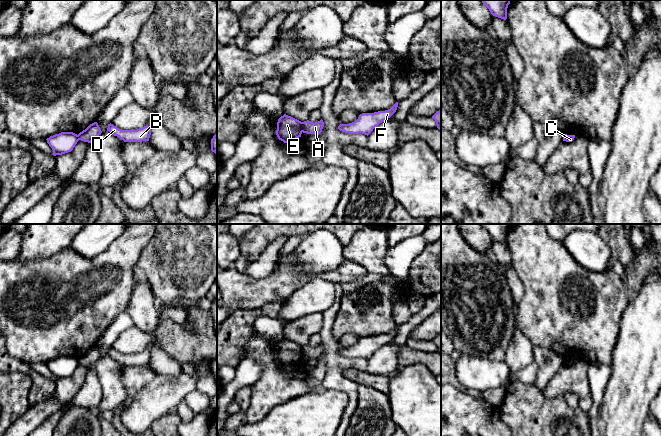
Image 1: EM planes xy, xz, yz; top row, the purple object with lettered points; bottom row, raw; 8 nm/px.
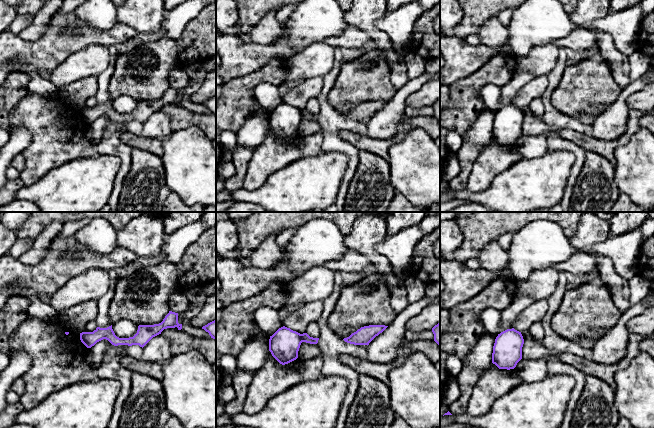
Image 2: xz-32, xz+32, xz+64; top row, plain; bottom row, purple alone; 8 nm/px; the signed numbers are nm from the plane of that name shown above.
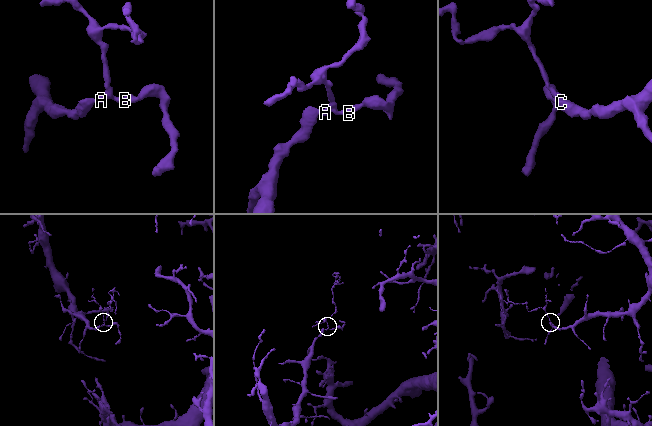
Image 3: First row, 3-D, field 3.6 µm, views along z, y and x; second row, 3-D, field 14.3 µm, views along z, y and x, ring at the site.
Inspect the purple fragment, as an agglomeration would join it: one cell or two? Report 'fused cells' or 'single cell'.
fused cells

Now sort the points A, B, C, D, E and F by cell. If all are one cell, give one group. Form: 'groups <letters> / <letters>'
groups A B D F / C E

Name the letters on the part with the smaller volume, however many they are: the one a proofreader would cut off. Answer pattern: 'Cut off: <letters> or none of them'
Cut off: A, B, D, F

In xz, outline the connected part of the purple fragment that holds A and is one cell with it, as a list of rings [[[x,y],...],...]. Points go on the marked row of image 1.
[[[321,119],[318,122],[311,122],[309,120],[302,122],[302,132],[307,134],[319,135],[324,127],[324,122]]]

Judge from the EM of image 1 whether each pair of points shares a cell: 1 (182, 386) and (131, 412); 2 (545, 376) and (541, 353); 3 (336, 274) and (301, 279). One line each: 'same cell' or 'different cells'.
1: same cell
2: same cell
3: same cell

